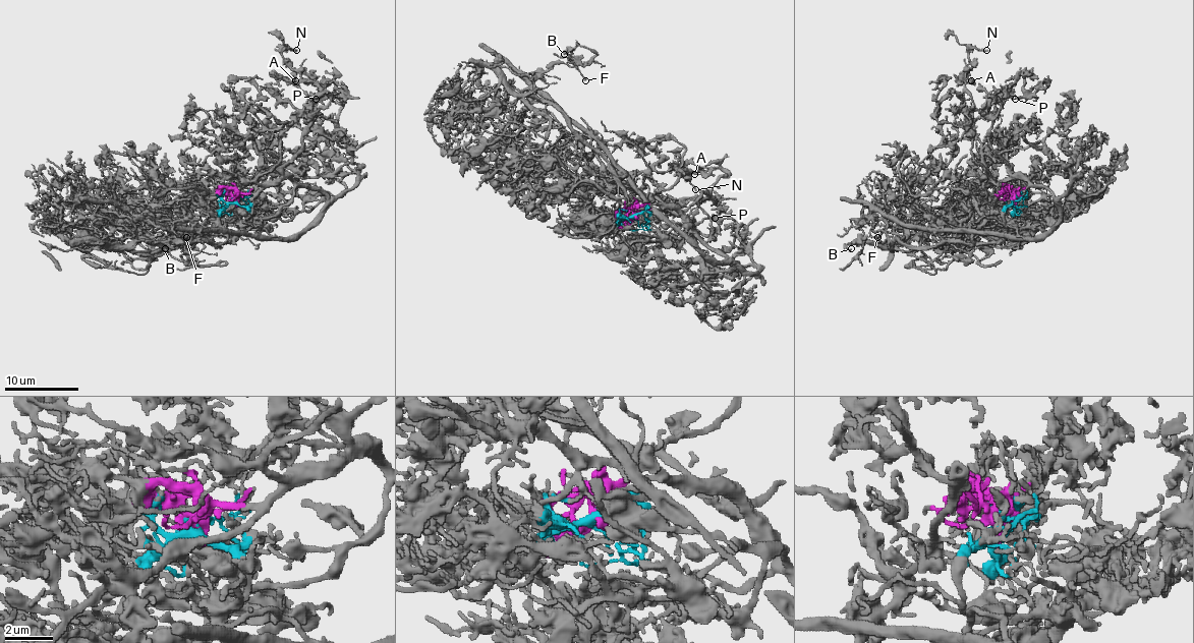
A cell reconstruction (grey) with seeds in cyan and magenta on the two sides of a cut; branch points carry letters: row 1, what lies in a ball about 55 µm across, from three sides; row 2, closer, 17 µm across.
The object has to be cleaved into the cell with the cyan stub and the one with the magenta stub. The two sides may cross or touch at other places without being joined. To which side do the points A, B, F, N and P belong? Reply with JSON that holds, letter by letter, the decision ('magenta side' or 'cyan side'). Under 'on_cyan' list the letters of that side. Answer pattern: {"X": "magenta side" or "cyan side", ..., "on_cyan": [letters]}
{"A": "magenta side", "B": "cyan side", "F": "cyan side", "N": "magenta side", "P": "magenta side", "on_cyan": ["B", "F"]}

